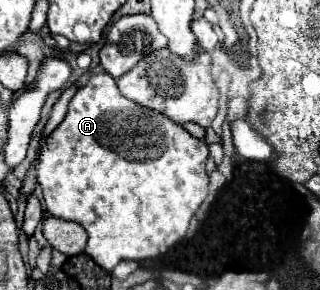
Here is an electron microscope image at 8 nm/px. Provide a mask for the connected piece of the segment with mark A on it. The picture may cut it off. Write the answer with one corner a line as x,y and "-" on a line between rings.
96,74
72,96
66,118
44,140
36,162
36,180
44,192
46,212
78,222
90,234
84,254
110,272
120,260
154,260
186,236
190,218
208,196
206,158
208,144
204,140
194,138
168,116
124,98
110,74

